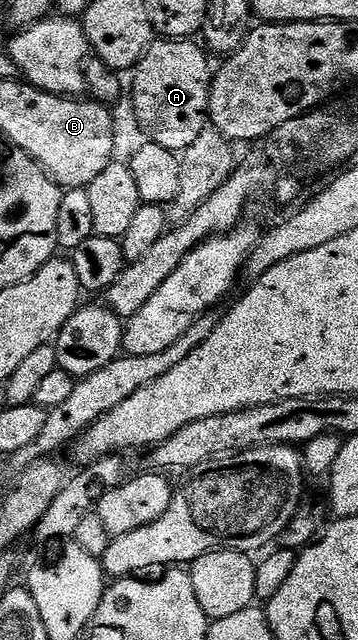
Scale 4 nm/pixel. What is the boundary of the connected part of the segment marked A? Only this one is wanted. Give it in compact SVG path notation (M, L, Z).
M192 39L153 40L134 69L132 109L136 112L136 121L148 141L166 147L173 155L190 147L209 124L208 93L212 89L213 74L210 69L208 73L209 54L196 43Z

